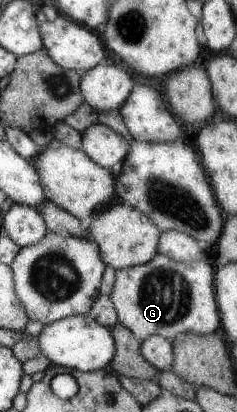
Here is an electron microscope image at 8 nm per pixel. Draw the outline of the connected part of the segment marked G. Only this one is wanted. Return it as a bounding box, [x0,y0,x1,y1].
[109,253,221,342]

